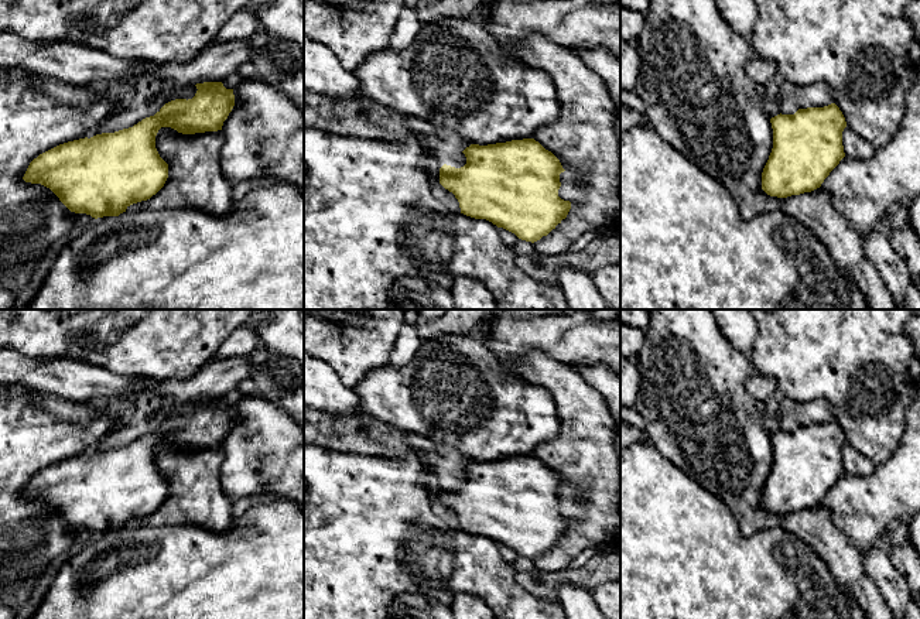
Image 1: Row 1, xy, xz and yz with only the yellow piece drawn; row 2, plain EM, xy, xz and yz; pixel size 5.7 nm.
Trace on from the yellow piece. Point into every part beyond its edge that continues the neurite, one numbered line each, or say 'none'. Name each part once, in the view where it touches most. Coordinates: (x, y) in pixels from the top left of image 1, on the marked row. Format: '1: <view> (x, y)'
none

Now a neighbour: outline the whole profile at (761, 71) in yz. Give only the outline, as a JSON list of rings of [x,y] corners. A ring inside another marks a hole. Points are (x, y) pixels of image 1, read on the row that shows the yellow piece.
[[[752,54],[746,64],[746,73],[755,83],[766,85],[777,73],[777,69],[773,61],[760,59]]]

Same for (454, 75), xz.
[[[442,17],[423,24],[407,48],[380,49],[366,58],[353,75],[365,98],[454,131],[472,144],[533,138],[540,127],[560,117],[553,79],[510,58],[485,24],[473,18]]]

